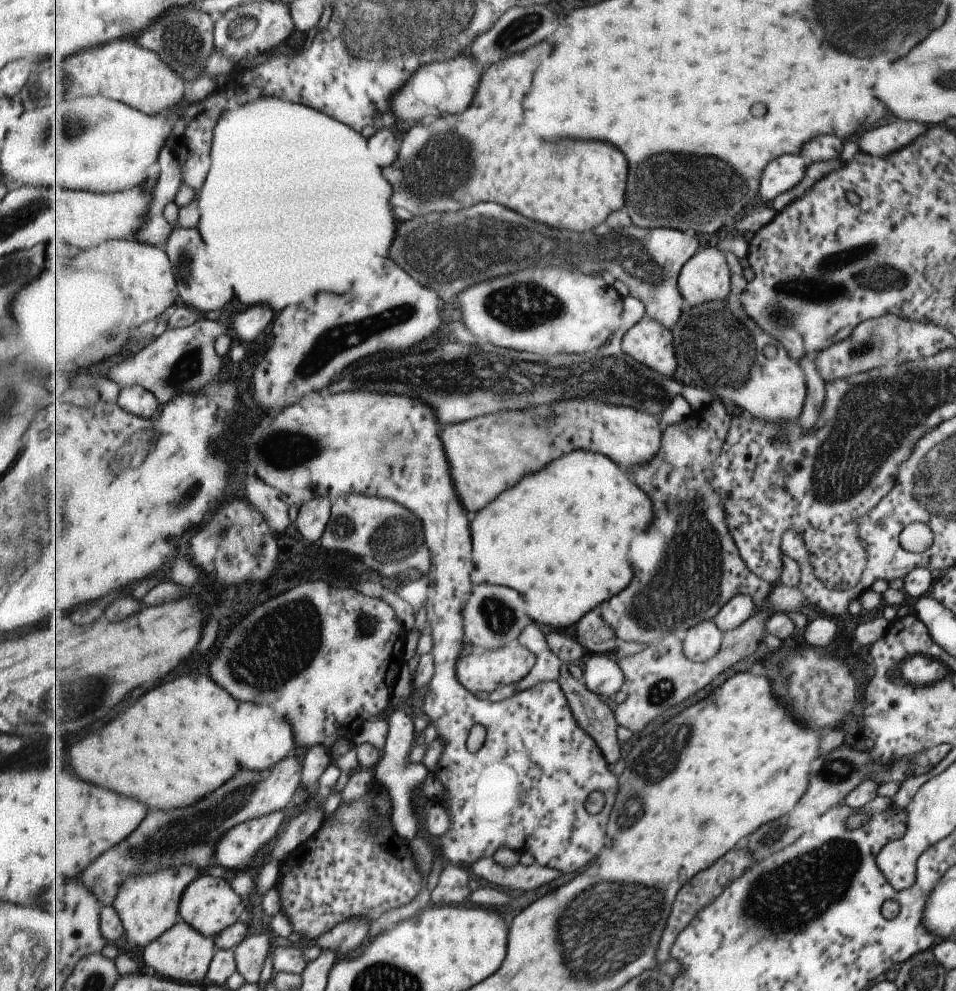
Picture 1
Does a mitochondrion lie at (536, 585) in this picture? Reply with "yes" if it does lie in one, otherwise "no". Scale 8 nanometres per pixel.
no

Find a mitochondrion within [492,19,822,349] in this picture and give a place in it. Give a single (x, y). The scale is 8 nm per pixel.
(685, 189)

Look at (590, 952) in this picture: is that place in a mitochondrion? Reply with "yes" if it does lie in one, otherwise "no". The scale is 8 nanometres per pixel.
yes

